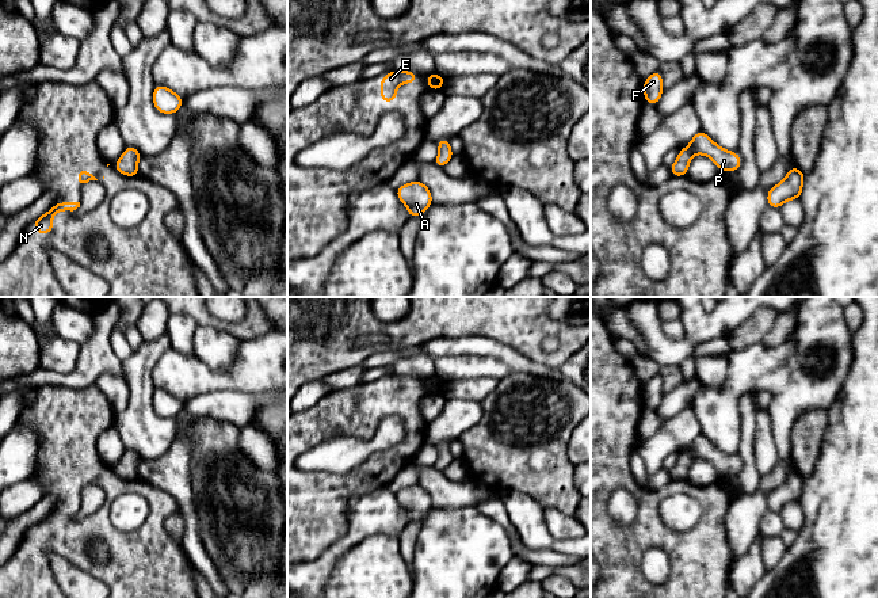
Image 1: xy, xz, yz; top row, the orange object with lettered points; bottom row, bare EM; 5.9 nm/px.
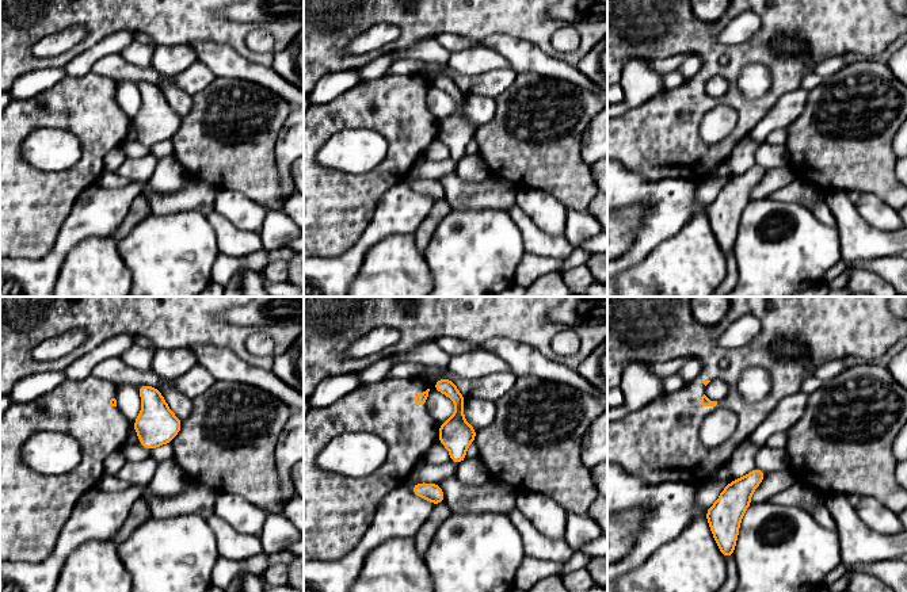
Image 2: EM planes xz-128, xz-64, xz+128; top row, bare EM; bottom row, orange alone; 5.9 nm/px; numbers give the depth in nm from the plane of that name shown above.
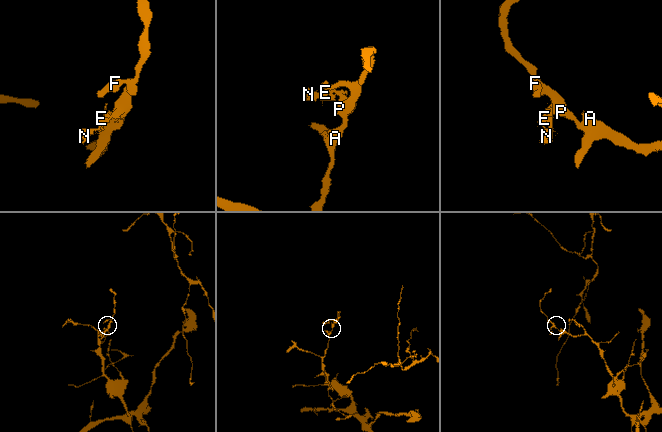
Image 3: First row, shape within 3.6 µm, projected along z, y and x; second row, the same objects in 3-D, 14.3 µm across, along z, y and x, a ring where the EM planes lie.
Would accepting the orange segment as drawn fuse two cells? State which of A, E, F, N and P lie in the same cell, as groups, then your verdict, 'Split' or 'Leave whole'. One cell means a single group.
Groups: A F P / E N. Split

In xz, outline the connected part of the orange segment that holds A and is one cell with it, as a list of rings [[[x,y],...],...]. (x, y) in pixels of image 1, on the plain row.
[[[420,484],[400,490],[396,498],[408,511],[409,522],[423,518],[432,509],[430,492]]]

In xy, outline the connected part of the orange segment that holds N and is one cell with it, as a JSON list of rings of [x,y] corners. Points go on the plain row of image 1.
[[[56,506],[56,509],[50,511],[42,521],[35,522],[33,525],[34,534],[39,538],[51,537],[53,536],[53,519],[64,514],[73,515],[77,511],[80,511],[80,506]]]

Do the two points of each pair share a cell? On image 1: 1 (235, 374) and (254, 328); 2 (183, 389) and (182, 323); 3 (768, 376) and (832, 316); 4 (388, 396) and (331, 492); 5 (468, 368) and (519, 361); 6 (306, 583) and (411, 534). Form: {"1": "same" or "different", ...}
{"1": "different", "2": "different", "3": "same", "4": "same", "5": "different", "6": "different"}

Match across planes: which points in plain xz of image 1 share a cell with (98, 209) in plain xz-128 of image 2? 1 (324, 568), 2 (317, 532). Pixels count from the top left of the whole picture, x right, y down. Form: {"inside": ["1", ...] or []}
{"inside": ["1"]}

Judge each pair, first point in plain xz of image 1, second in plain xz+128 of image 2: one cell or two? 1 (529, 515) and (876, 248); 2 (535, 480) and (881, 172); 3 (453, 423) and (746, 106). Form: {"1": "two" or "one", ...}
{"1": "one", "2": "one", "3": "two"}

